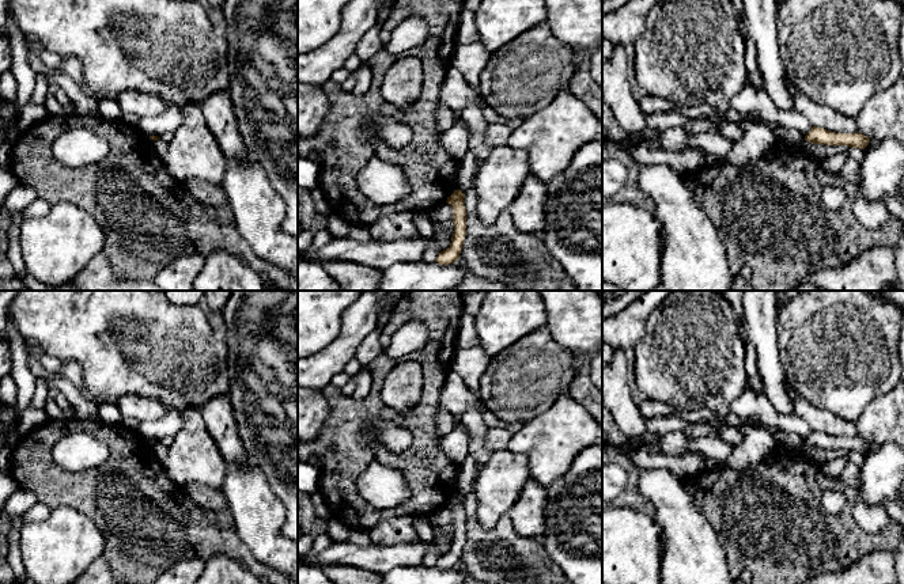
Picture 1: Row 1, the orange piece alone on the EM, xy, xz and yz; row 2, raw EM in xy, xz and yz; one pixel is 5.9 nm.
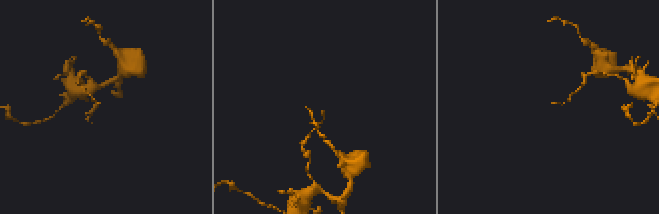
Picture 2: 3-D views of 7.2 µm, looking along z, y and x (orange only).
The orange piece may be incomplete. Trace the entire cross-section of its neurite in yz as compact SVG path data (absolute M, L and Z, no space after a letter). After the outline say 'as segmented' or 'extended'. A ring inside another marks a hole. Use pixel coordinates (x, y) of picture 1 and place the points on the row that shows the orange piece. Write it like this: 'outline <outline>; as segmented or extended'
outline M813 126L812 130L805 136L806 141L813 144L825 144L825 145L847 145L850 148L865 149L870 139L862 133L836 133L827 130L824 128Z; as segmented

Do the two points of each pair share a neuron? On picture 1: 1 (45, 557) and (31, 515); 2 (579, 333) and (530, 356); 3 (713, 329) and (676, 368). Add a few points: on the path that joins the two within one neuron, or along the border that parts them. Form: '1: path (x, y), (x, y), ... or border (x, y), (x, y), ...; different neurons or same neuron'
1: border (52, 509), (42, 520), (25, 522); different neurons
2: border (545, 325), (551, 337), (579, 360); different neurons
3: path (703, 338), (685, 359); same neuron

